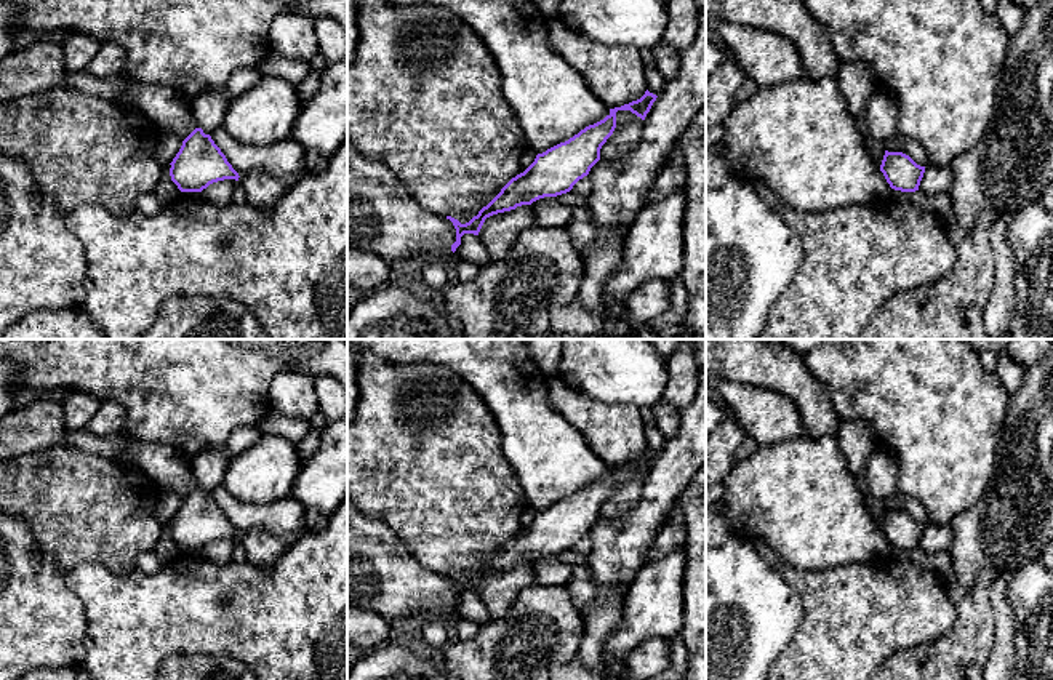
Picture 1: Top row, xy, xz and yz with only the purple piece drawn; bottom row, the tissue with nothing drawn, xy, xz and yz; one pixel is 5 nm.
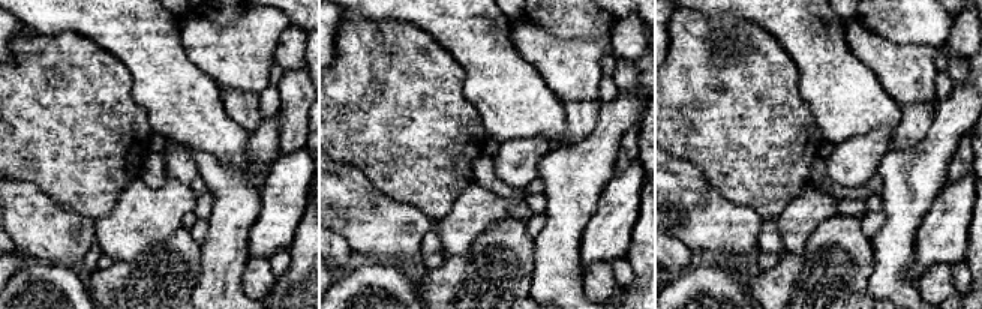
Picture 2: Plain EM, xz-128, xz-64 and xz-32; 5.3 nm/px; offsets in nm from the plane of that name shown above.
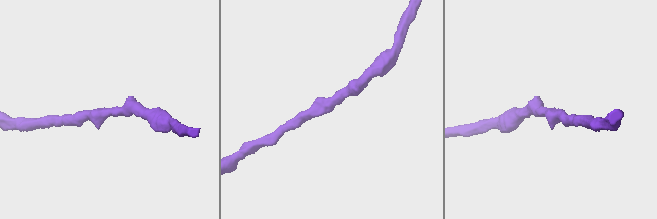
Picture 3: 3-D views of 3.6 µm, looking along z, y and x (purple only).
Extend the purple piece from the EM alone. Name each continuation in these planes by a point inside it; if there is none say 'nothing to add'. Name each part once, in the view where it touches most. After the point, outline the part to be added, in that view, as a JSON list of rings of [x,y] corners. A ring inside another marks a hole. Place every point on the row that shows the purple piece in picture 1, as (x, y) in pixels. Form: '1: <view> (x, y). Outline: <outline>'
1: xy (208, 108). Outline: [[[226,88],[208,90],[190,101],[190,109],[195,117],[195,128],[202,128],[205,134],[211,134],[222,126],[222,118],[227,109]]]

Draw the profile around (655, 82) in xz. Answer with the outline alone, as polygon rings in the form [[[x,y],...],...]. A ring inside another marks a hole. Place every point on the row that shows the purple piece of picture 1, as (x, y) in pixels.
[[[647,66],[645,69],[647,90],[656,96],[659,96],[666,88],[666,78],[659,72],[659,69]]]

